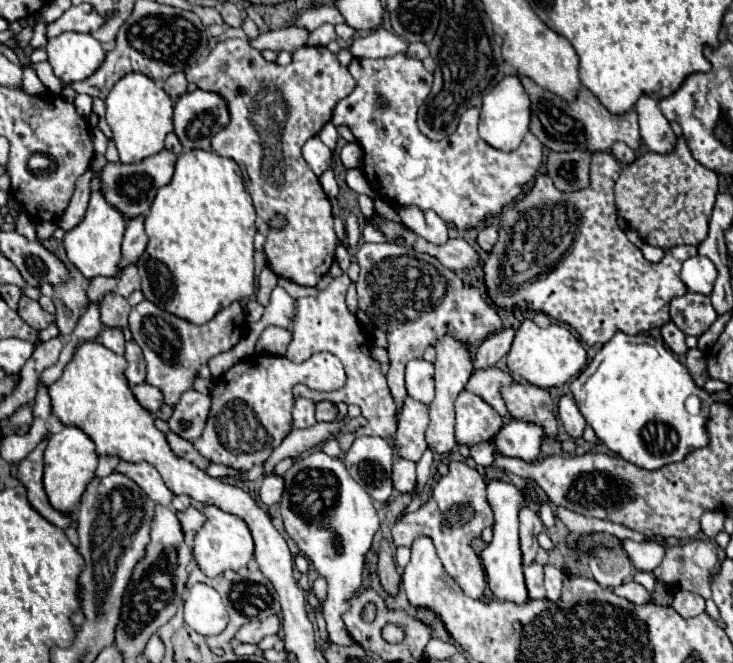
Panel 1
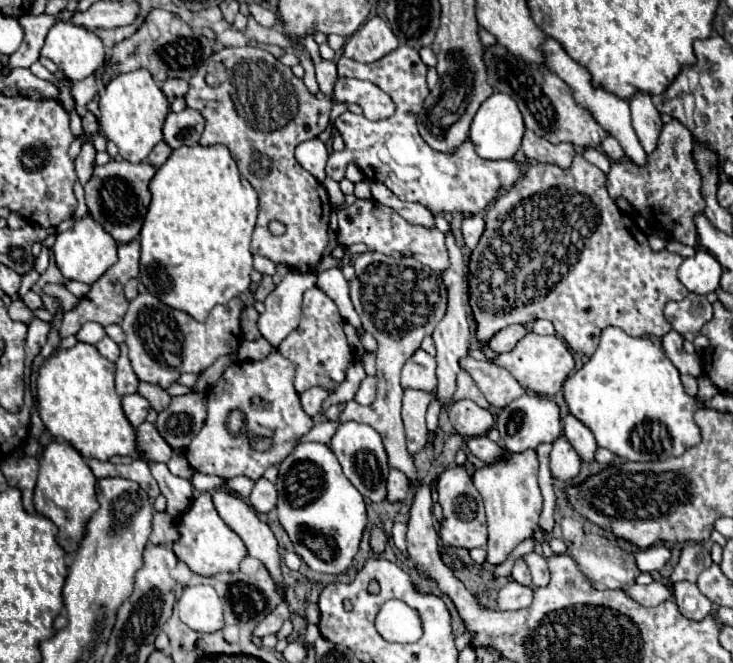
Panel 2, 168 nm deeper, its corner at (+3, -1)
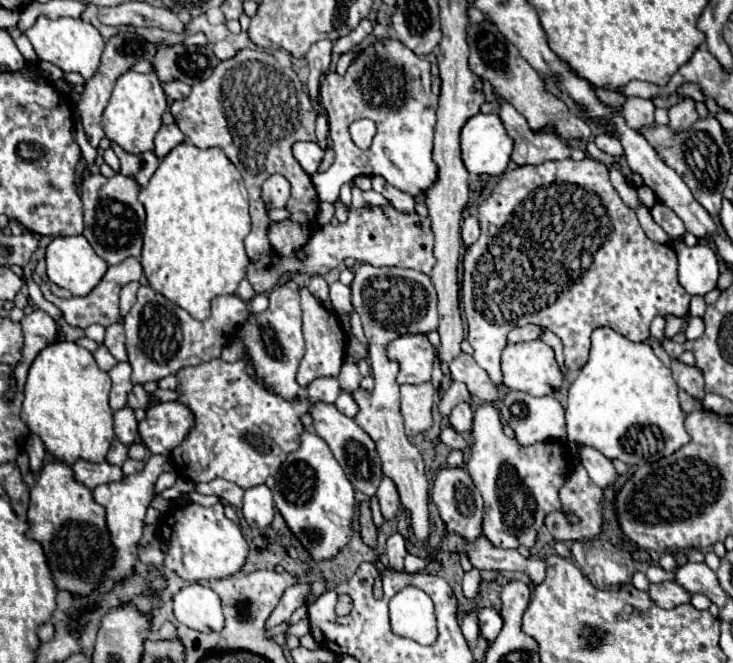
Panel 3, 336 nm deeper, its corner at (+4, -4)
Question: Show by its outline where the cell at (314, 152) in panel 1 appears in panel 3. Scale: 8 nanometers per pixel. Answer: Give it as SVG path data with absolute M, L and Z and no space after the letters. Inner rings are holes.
M295 142L293 156L307 174L315 174L323 160L323 148L317 142Z

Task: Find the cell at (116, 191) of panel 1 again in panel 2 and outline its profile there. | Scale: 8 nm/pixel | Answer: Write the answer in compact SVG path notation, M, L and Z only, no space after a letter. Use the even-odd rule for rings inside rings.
M108 161L102 167L94 169L92 179L84 185L86 189L86 205L88 213L94 217L102 229L112 235L118 245L126 245L134 241L142 229L148 205L150 205L150 191L148 183L154 177L156 167L150 163L130 163L130 161Z

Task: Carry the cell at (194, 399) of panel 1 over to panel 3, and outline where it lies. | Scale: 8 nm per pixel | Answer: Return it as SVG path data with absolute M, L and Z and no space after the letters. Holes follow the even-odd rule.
M161 402L139 422L139 438L151 454L171 454L195 428L193 412L181 402Z

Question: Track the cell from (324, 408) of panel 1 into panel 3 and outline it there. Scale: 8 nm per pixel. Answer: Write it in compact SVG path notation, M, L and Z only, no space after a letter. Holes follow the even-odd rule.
M341 392L341 394L339 394L339 398L335 400L335 406L337 406L337 410L343 412L345 416L355 416L355 412L357 412L357 404L355 404L355 400L351 398L351 394L347 394L347 392Z

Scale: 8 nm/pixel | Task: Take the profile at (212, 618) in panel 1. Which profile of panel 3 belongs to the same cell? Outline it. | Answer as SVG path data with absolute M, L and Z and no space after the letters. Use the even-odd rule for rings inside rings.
M201 584L185 586L173 596L175 618L199 632L221 632L223 612L219 596Z

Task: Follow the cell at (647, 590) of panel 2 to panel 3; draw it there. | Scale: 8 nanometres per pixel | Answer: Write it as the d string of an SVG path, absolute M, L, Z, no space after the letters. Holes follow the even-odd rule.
M661 582L661 584L651 584L649 586L649 598L659 606L659 608L675 608L679 604L689 602L691 594L677 584L671 582Z

